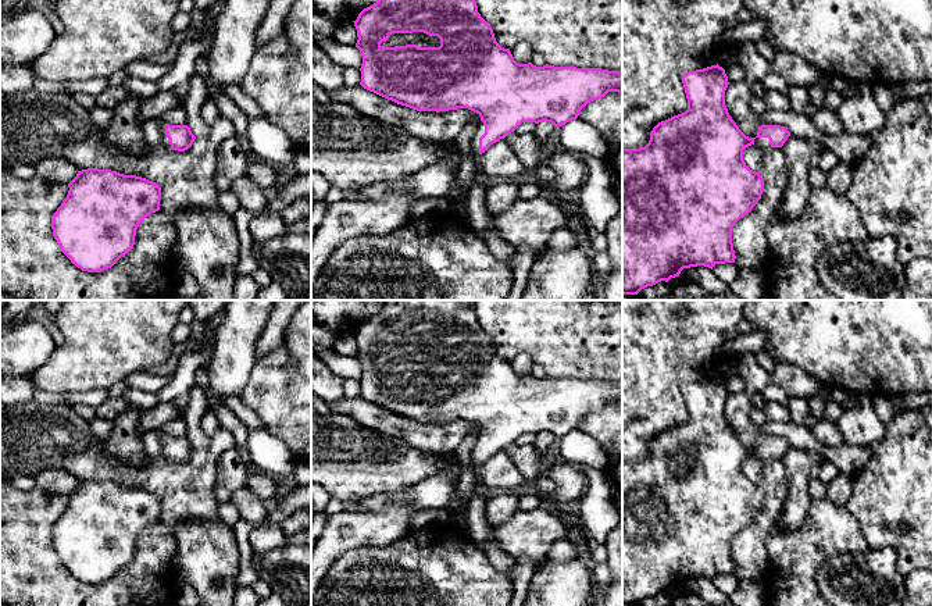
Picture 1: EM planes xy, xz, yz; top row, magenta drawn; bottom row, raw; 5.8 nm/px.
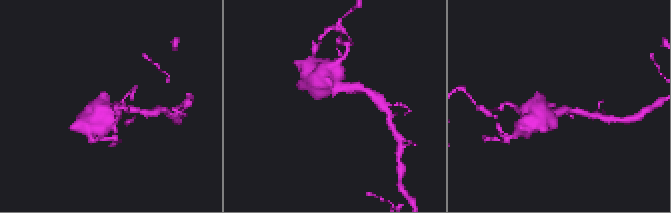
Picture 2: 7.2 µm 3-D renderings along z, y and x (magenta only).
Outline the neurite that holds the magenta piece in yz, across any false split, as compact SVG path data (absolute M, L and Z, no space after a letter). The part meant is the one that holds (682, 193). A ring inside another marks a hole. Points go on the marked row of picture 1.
M711 65L682 75L688 110L658 122L644 147L622 149L622 295L638 295L642 289L679 277L683 268L735 263L733 225L753 210L761 199L764 181L750 170L743 150L751 145L764 152L782 147L790 136L781 125L761 125L756 138L746 136L725 106L729 85L722 67Z

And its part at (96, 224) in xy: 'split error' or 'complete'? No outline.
complete

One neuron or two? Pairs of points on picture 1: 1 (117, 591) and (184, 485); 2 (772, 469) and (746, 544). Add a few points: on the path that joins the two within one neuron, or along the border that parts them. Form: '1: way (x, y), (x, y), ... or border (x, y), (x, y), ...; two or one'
1: border (160, 520), (172, 531); two
2: way (772, 487), (772, 508), (760, 526); one

